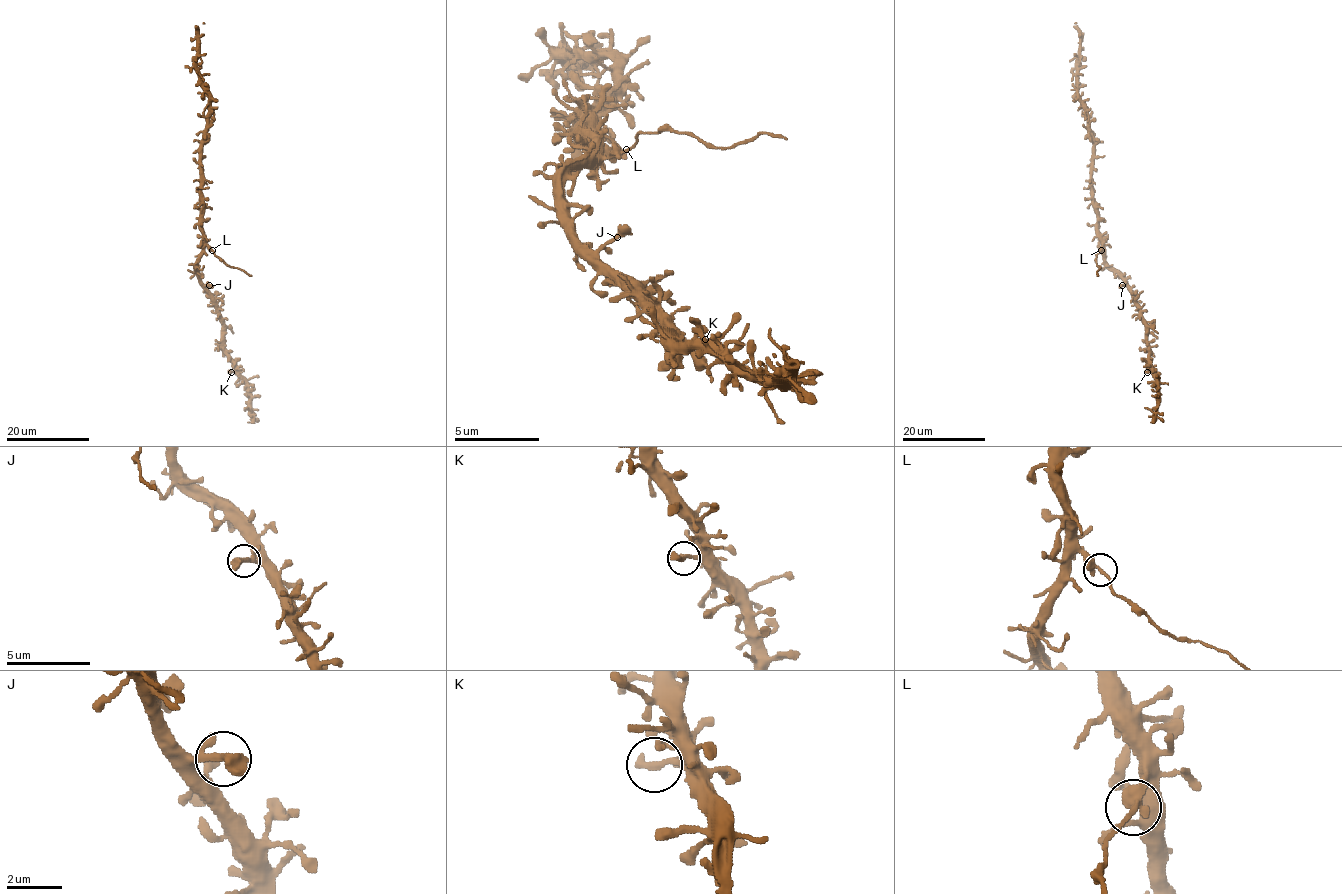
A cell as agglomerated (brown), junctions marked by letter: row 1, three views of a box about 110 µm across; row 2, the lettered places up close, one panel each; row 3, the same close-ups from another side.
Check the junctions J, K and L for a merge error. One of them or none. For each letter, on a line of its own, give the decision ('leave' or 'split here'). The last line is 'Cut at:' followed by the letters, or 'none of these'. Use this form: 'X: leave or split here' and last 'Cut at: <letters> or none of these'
J: leave
K: leave
L: split here
Cut at: L

